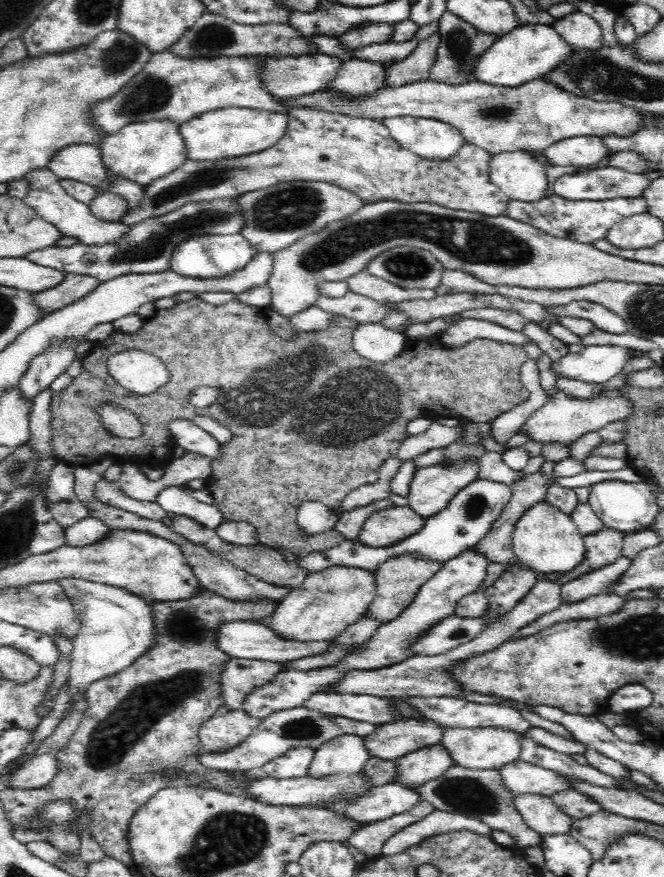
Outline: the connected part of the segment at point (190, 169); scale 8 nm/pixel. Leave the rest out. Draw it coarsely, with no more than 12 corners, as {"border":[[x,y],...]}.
{"border":[[307,106],[251,155],[188,159],[146,187],[129,227],[189,202],[326,182],[363,204],[506,216],[492,153],[444,160],[381,121]]}

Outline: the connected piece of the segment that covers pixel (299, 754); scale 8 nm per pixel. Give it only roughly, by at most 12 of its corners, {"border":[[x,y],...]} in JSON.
{"border":[[298,746],[261,767],[276,779],[308,775],[315,748]]}

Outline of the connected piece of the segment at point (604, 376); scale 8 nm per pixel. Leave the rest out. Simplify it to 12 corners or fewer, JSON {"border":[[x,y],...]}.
{"border":[[586,346],[552,362],[557,378],[601,387],[624,370],[634,349]]}

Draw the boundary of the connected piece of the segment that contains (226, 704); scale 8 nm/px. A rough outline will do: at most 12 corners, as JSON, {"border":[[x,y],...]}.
{"border":[[230,658],[222,672],[222,707],[246,696],[282,671],[270,660]]}

